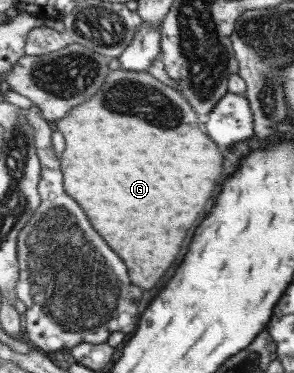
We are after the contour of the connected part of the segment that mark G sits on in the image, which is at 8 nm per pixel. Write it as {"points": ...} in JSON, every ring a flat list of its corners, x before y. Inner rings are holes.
{"points":[[113,70,109,71,105,82,101,84,101,96,96,93,91,96,89,100,70,108,67,116,53,122,55,128,65,140,65,150,61,153,60,157,63,162,63,174,67,174,67,194,71,194,71,198,83,208,87,220,91,222,91,226,95,228,95,232,107,242,107,246,123,260,123,264,127,266,127,274,129,274,129,280,131,284,143,288,143,290,149,290,151,286,155,286,155,282,165,274,165,270,171,266,171,262,177,258,179,254,179,248,181,248,181,242,187,234,187,230,191,228,191,224,195,222,195,216,199,216,199,212,203,210,205,202,211,198,213,194,213,188,215,188,215,180,219,178,221,174,221,156,217,152,217,146,213,144,211,138,205,136,204,130,197,128,197,123,200,121,197,114,192,110,187,103,187,100,179,93,175,92,173,88,161,84,150,76,148,72,135,72,133,70],[143,118,143,120,141,120],[179,122,185,122,189,126,177,126],[151,124,167,124,167,128,157,128,157,126,151,126]]}

